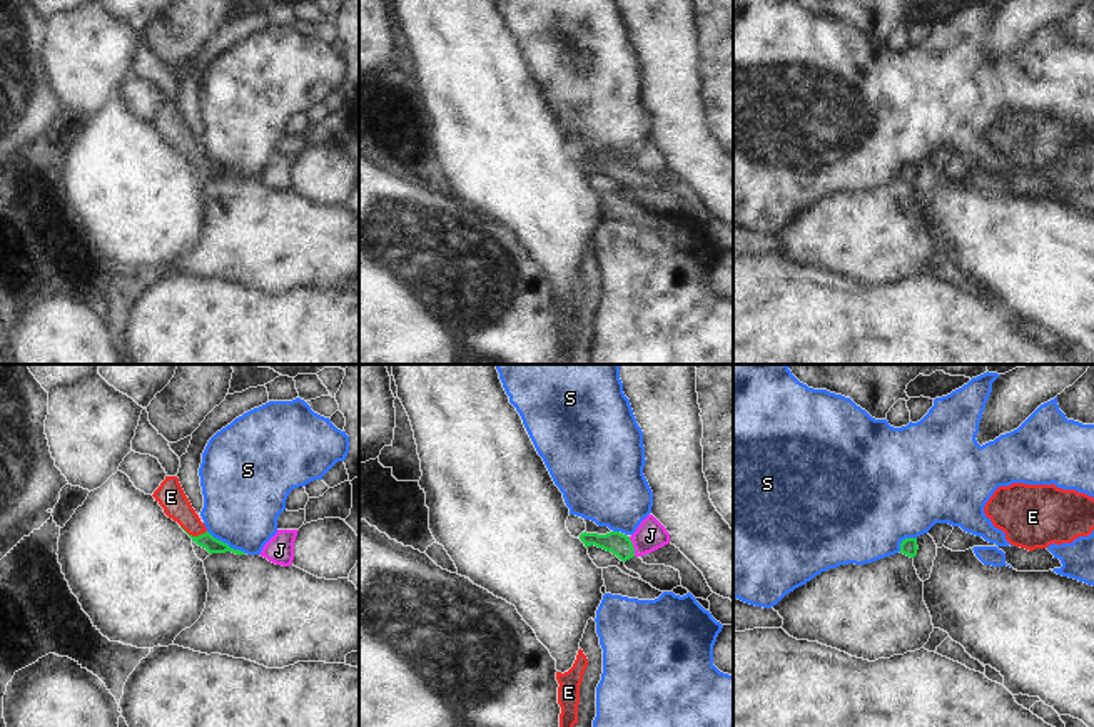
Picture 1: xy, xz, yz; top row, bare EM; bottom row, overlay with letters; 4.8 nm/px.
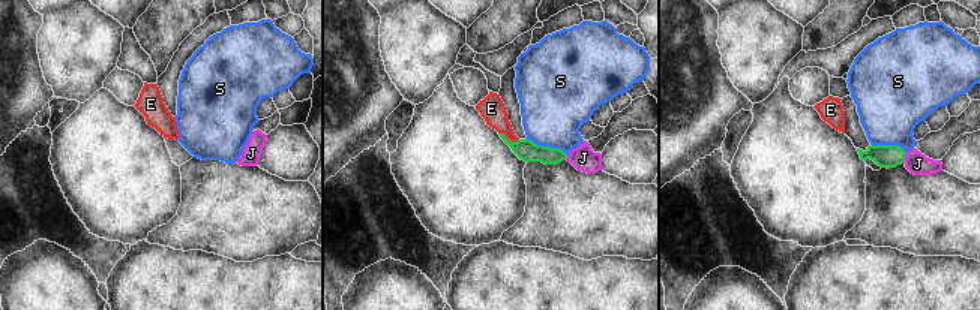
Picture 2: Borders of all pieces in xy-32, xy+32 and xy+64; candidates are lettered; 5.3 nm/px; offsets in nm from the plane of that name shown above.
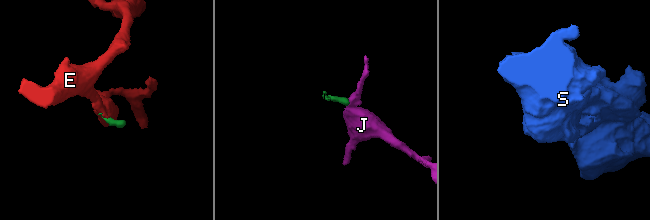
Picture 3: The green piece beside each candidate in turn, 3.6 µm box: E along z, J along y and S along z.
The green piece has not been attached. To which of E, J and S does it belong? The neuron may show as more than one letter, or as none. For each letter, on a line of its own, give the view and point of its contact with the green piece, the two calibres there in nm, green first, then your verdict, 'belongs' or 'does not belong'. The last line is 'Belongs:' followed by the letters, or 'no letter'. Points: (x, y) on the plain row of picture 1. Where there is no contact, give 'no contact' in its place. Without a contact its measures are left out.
E: meets green in xy at (194, 162); 80 nm thick on the green side, 140 nm on the other; belongs
J: meets green in xz at (632, 172); 110 nm thick on the green side, 150 nm on the other; does not belong
S: meets green in xy at (226, 169); 80 nm thick on the green side, 380 nm on the other; does not belong
Belongs: E

